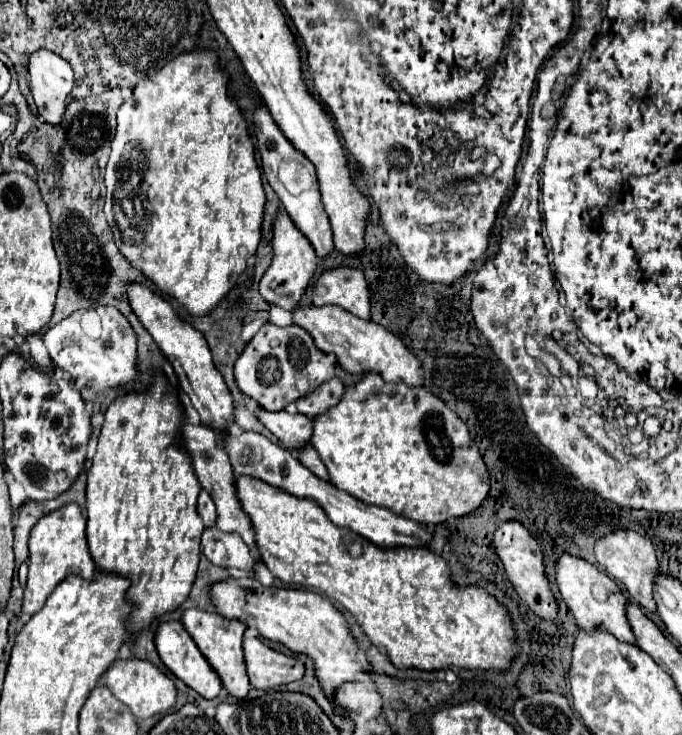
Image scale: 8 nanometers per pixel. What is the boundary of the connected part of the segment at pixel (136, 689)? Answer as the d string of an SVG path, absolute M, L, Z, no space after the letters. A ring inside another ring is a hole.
M135 657L117 659L109 667L109 671L105 673L105 683L109 685L109 689L115 693L115 697L119 701L123 701L125 705L131 707L131 711L137 719L147 719L147 717L165 713L177 701L175 683L163 671L159 671L151 661L141 661L141 659L135 659Z

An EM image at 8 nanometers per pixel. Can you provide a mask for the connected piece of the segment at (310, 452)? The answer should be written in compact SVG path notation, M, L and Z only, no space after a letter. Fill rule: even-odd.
M303 445L301 449L299 449L299 461L307 467L307 469L311 469L317 477L323 477L325 481L329 481L329 475L327 475L327 469L325 469L325 465L323 465L323 461L319 459L319 455L317 455L317 451L311 447L311 445Z

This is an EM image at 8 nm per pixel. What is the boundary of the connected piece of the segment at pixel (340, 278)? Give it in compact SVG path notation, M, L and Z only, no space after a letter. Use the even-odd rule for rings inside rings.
M347 265L325 271L313 285L313 305L339 305L369 319L369 287L363 271Z

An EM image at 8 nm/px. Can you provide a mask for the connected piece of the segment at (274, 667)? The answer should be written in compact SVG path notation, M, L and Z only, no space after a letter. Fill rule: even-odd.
M257 637L245 639L243 651L245 651L249 681L257 689L271 689L277 685L287 685L291 681L303 679L305 675L305 665L301 661L297 661L293 655L267 647Z

